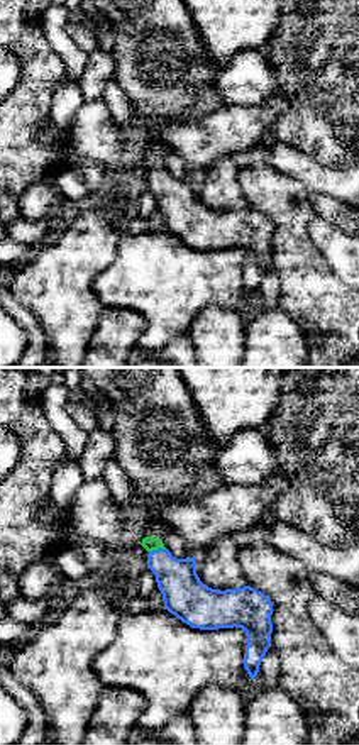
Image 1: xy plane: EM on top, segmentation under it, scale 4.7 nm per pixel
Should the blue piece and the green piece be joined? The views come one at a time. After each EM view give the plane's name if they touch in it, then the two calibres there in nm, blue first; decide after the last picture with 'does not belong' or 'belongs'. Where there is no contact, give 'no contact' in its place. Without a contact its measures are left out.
xy | 200/70 nm

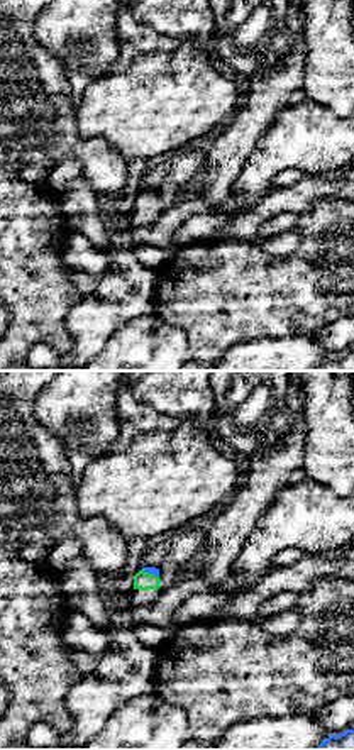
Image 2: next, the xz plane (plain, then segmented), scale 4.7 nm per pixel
xz | 40/90 nm

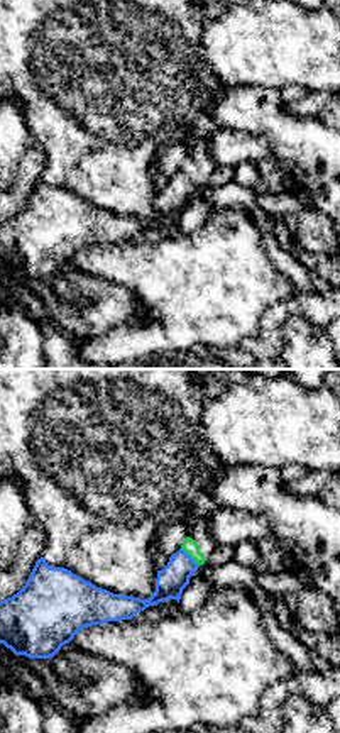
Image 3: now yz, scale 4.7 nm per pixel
yz | 140/70 nm

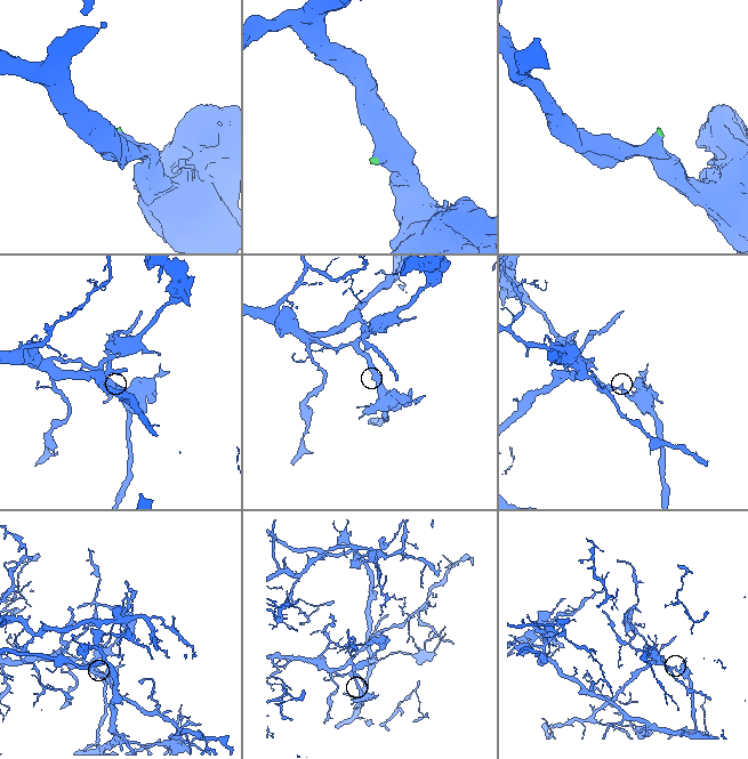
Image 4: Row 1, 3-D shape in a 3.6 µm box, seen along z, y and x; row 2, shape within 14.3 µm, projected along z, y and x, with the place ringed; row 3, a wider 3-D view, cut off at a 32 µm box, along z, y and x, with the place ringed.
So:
belongs

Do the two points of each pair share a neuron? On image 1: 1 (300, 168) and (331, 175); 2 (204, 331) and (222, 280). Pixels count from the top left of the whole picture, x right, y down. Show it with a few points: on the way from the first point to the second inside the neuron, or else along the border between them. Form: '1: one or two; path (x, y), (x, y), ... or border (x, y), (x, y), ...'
1: one; path (307, 170), (314, 175), (324, 175)
2: two; border (246, 312), (205, 305), (187, 332)

